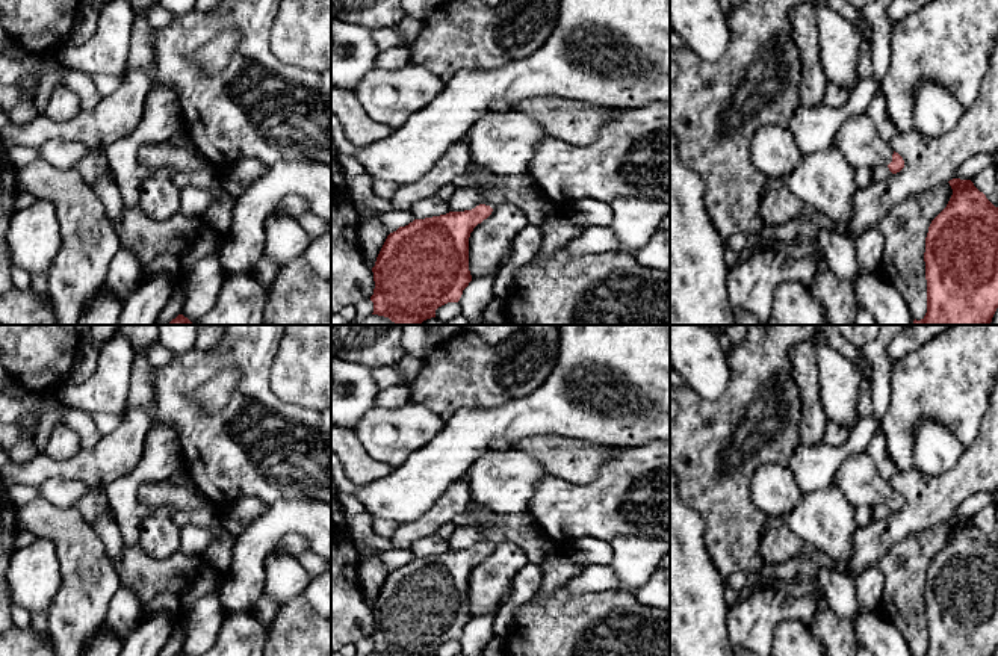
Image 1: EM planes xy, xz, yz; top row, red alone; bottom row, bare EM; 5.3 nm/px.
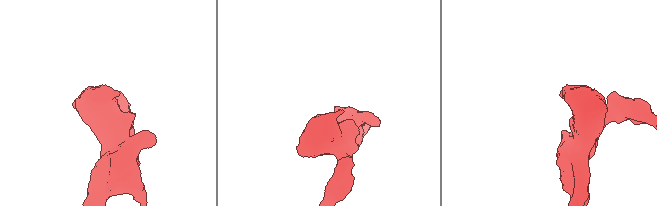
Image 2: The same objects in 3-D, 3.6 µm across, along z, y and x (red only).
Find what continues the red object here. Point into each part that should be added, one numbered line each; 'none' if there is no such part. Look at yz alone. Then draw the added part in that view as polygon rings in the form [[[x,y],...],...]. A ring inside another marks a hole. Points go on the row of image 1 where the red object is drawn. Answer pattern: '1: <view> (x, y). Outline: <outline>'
1: yz (858, 139). Outline: [[[866,113],[850,116],[838,130],[835,145],[854,168],[888,166],[894,150],[883,142]]]

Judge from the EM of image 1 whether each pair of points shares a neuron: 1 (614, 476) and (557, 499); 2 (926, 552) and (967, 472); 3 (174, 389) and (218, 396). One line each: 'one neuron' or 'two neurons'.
1: one neuron
2: two neurons
3: two neurons

